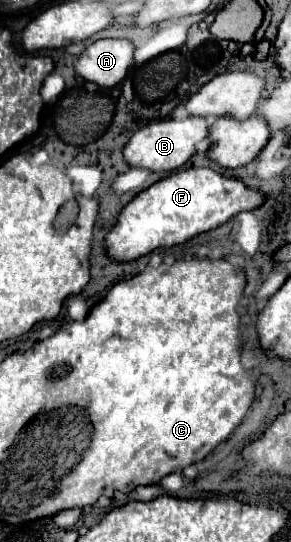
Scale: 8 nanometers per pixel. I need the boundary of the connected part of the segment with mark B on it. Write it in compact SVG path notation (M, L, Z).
M186 116L186 118L168 118L162 122L150 122L144 128L136 130L130 142L124 148L124 158L130 166L142 166L156 172L176 170L184 166L196 152L196 144L208 136L210 122L204 116Z

